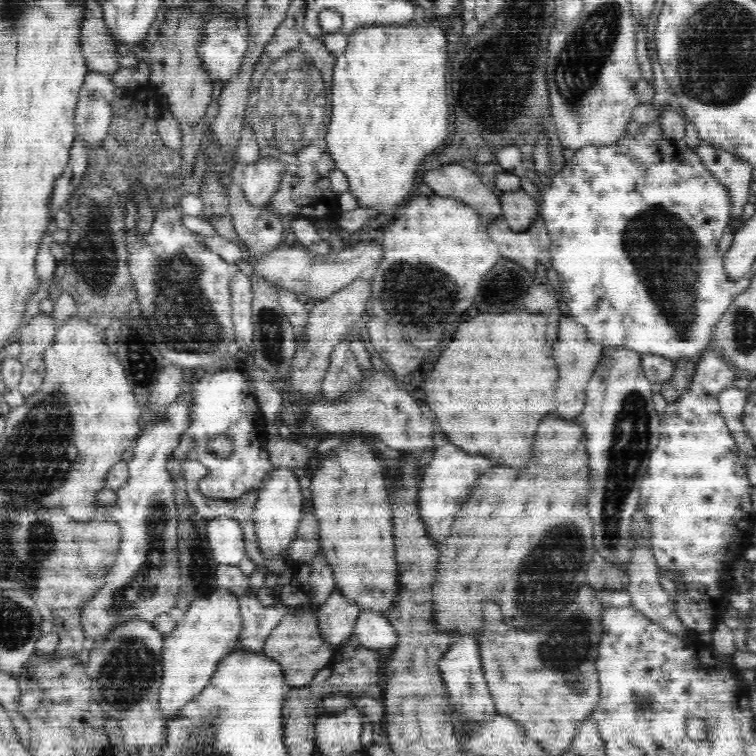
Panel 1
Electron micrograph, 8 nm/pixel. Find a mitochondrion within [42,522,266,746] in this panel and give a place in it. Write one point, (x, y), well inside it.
(126, 674)

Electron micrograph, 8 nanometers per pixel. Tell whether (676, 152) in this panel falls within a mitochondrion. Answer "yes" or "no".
no

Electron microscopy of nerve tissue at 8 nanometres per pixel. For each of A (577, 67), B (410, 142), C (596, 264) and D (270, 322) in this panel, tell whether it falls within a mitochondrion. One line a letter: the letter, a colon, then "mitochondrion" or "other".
A: mitochondrion
B: other
C: other
D: mitochondrion

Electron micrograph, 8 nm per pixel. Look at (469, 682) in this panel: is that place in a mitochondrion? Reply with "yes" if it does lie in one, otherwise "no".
yes

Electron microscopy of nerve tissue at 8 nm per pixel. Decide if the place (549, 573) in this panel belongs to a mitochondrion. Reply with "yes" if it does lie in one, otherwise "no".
yes

